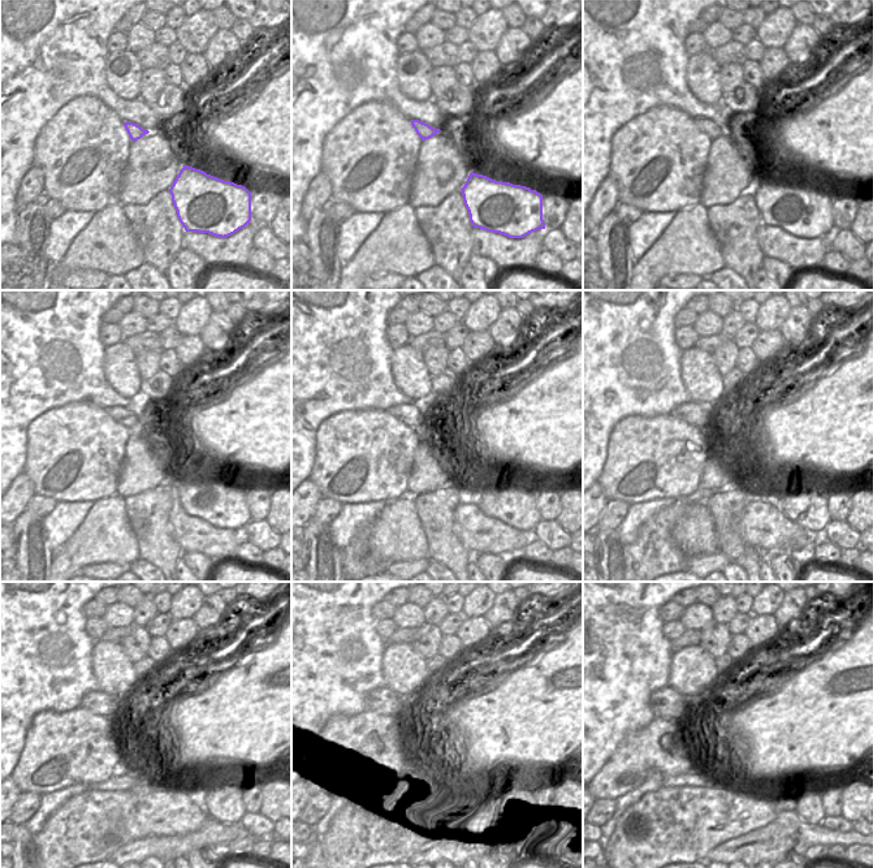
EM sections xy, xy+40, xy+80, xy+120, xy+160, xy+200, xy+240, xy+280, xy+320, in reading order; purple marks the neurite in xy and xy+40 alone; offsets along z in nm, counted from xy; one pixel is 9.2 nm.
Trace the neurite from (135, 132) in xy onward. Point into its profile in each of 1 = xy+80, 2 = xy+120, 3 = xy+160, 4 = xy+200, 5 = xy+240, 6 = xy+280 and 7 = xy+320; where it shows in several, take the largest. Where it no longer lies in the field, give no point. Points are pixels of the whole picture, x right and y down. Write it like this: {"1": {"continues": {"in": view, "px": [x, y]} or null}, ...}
{"1": {"continues": {"in": "xy+80", "px": [713, 130]}}, "2": {"continues": {"in": "xy+120", "px": [126, 417]}}, "3": {"continues": {"in": "xy+160", "px": [410, 414]}}, "4": {"continues": {"in": "xy+200", "px": [696, 414]}}, "5": {"continues": {"in": "xy+240", "px": [98, 702]}}, "6": {"continues": {"in": "xy+280", "px": [383, 700]}}, "7": {"continues": {"in": "xy+320", "px": [666, 703]}}}

